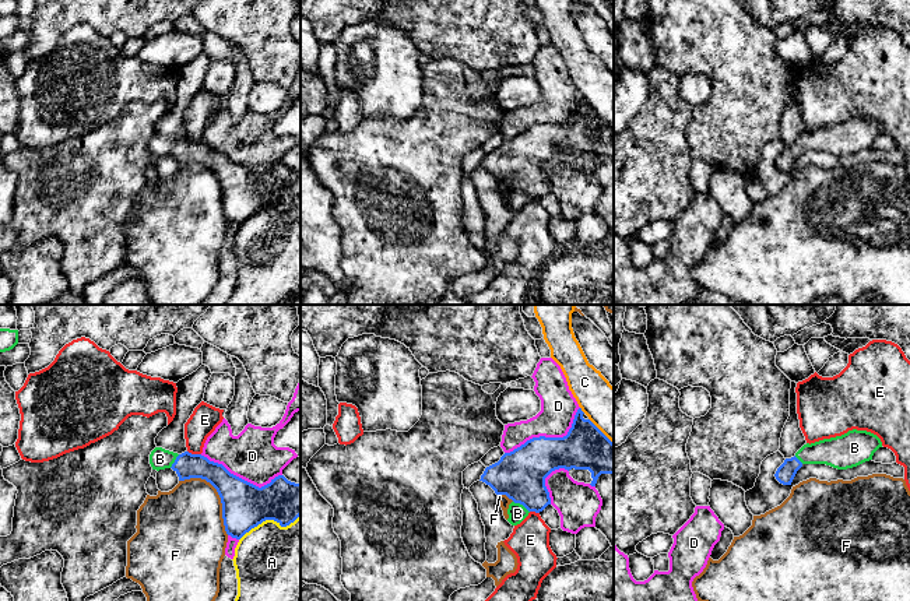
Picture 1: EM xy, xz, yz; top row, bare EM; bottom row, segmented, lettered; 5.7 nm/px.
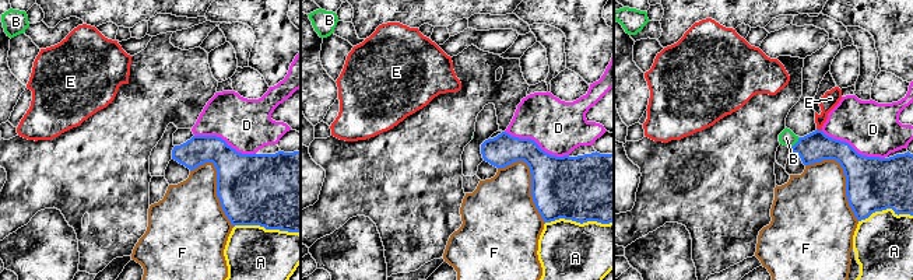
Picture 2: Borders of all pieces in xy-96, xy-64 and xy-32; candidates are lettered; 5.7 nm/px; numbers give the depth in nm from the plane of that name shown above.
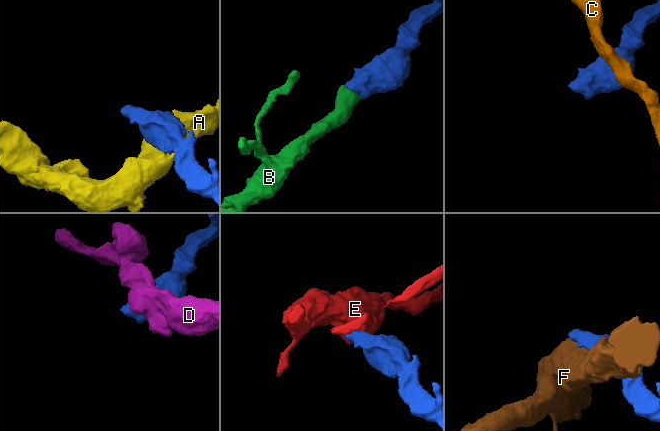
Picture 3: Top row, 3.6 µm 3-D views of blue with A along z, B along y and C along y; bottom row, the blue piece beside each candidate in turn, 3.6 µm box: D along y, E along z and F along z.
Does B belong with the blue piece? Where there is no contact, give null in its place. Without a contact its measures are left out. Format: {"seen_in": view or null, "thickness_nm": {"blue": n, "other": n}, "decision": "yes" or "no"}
{"seen_in": "xz", "thickness_nm": {"blue": 280, "other": 100}, "decision": "yes"}

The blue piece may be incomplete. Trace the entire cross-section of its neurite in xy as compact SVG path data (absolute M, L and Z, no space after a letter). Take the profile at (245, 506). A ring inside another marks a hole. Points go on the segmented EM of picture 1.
M162 447L151 451L150 464L157 471L172 468L179 481L201 478L210 482L221 498L225 531L232 538L240 540L266 520L287 527L301 516L301 484L284 475L259 488L201 454L178 454Z

